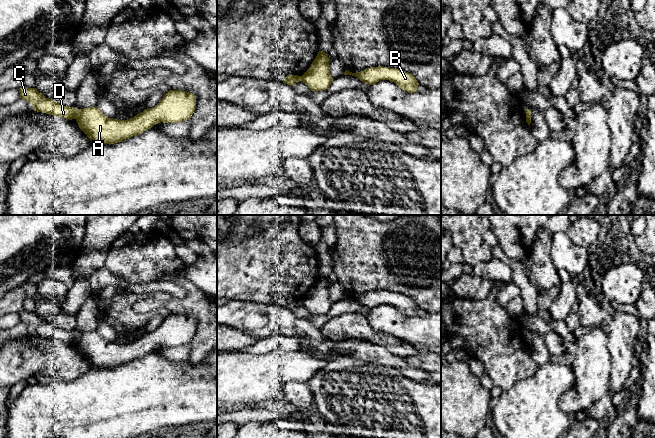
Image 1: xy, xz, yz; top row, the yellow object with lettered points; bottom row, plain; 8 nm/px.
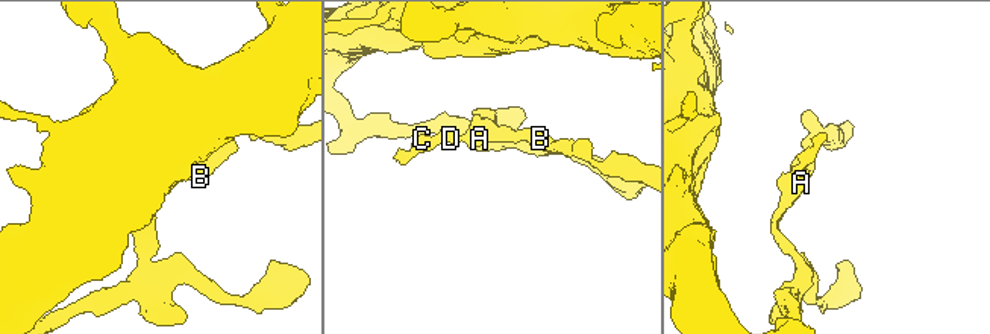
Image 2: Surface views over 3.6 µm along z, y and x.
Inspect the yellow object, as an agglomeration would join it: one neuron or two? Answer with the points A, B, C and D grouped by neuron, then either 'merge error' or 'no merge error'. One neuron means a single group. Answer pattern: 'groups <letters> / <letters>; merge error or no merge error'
groups A B / C D; merge error

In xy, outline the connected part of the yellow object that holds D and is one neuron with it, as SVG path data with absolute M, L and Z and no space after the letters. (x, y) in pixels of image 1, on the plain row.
M23 310L18 314L20 322L29 326L34 331L34 335L59 340L69 344L77 342L78 333L76 331L64 330L52 323L46 322L39 317L36 312Z

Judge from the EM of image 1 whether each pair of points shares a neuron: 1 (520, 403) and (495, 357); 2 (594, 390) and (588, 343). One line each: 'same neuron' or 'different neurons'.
1: different neurons
2: same neuron

